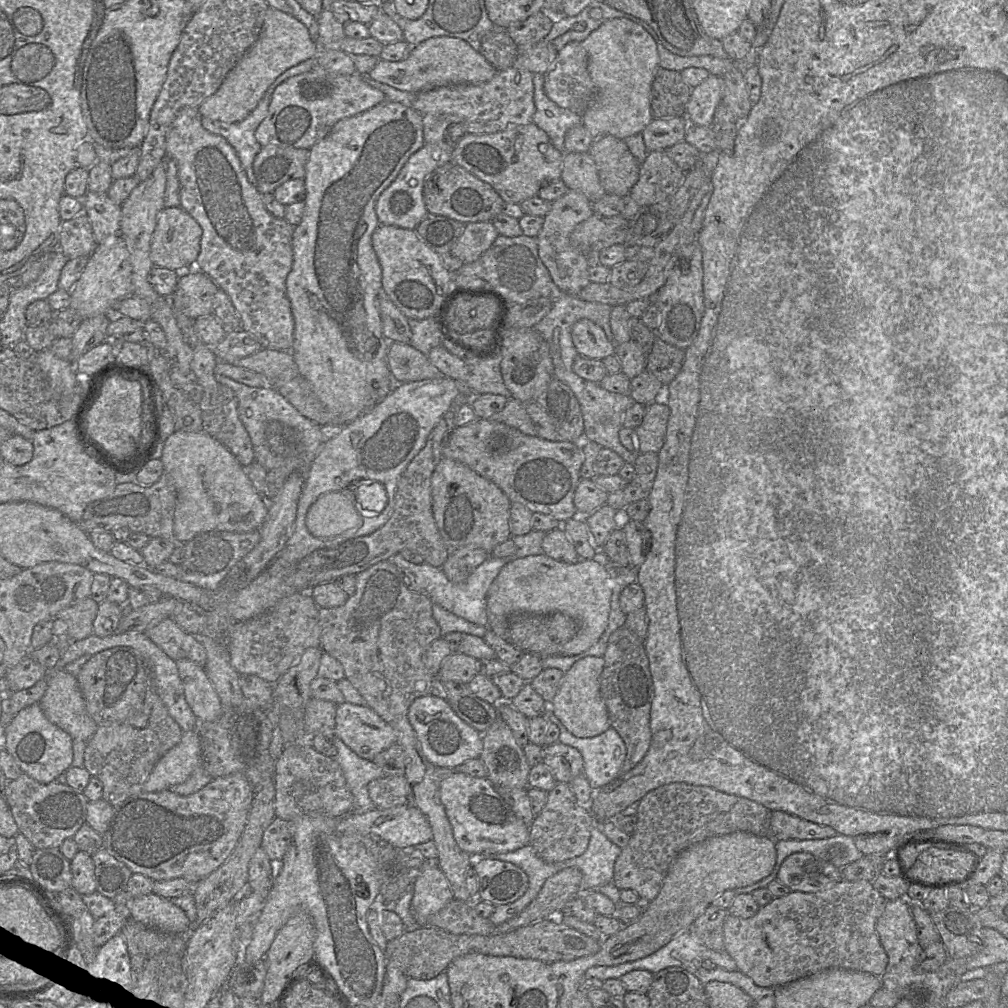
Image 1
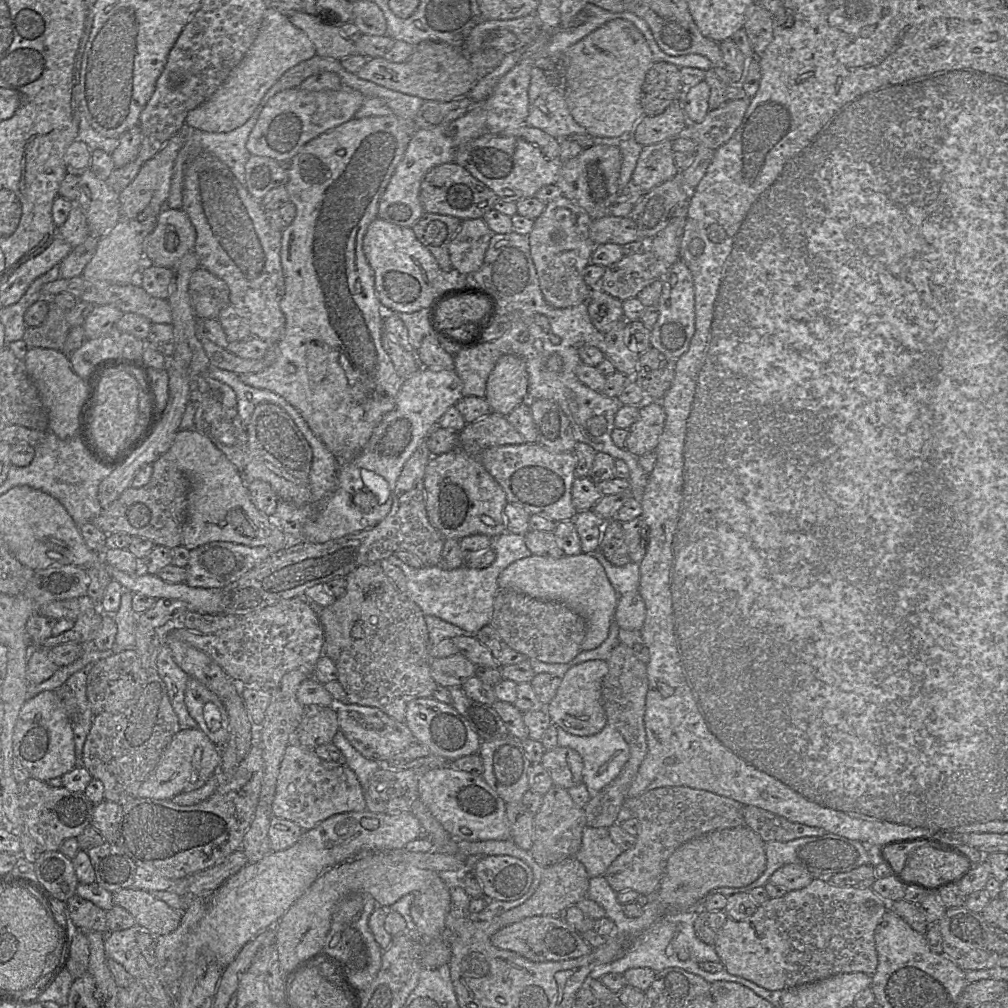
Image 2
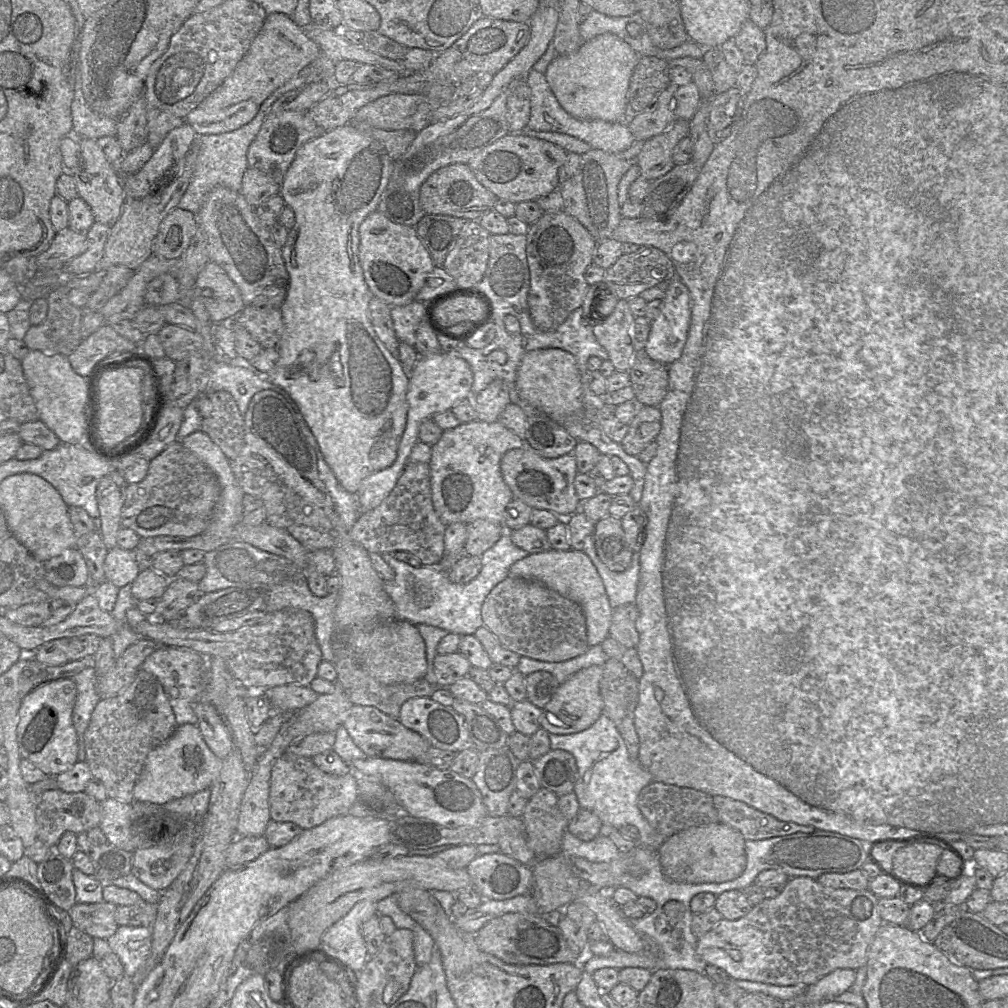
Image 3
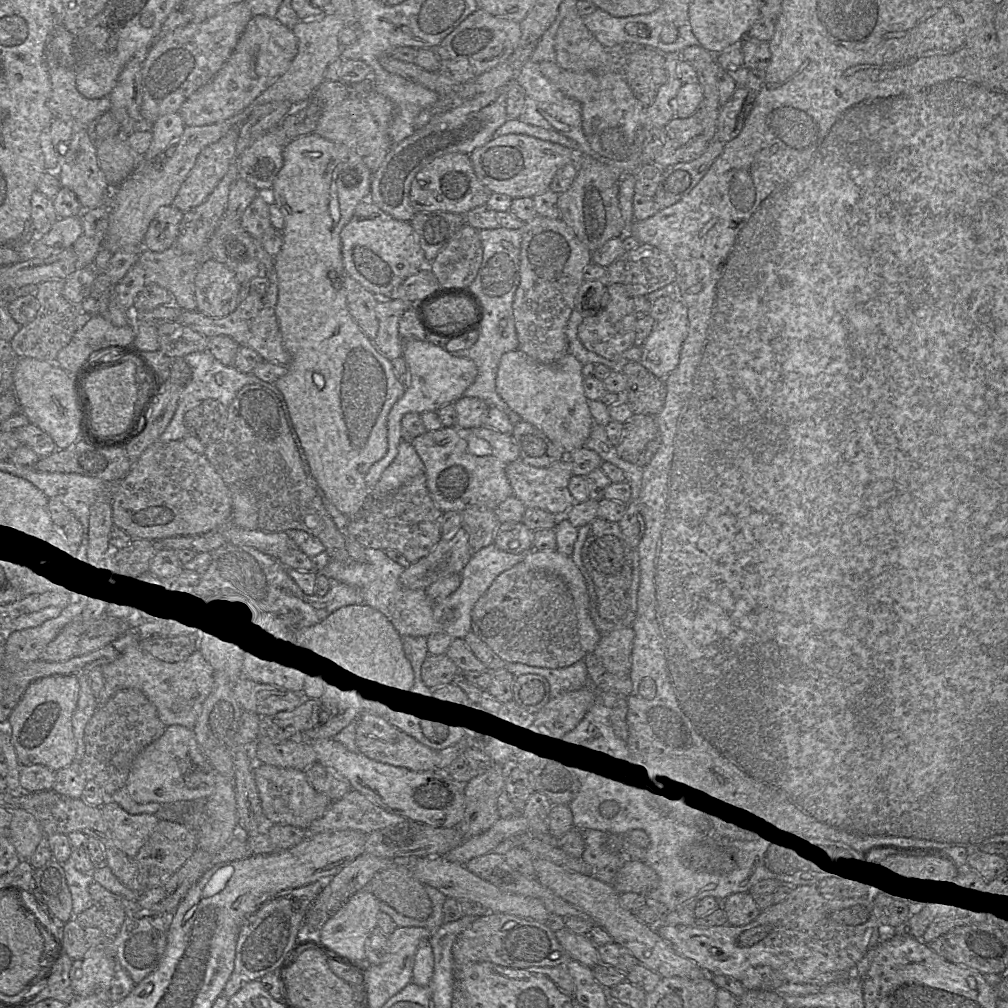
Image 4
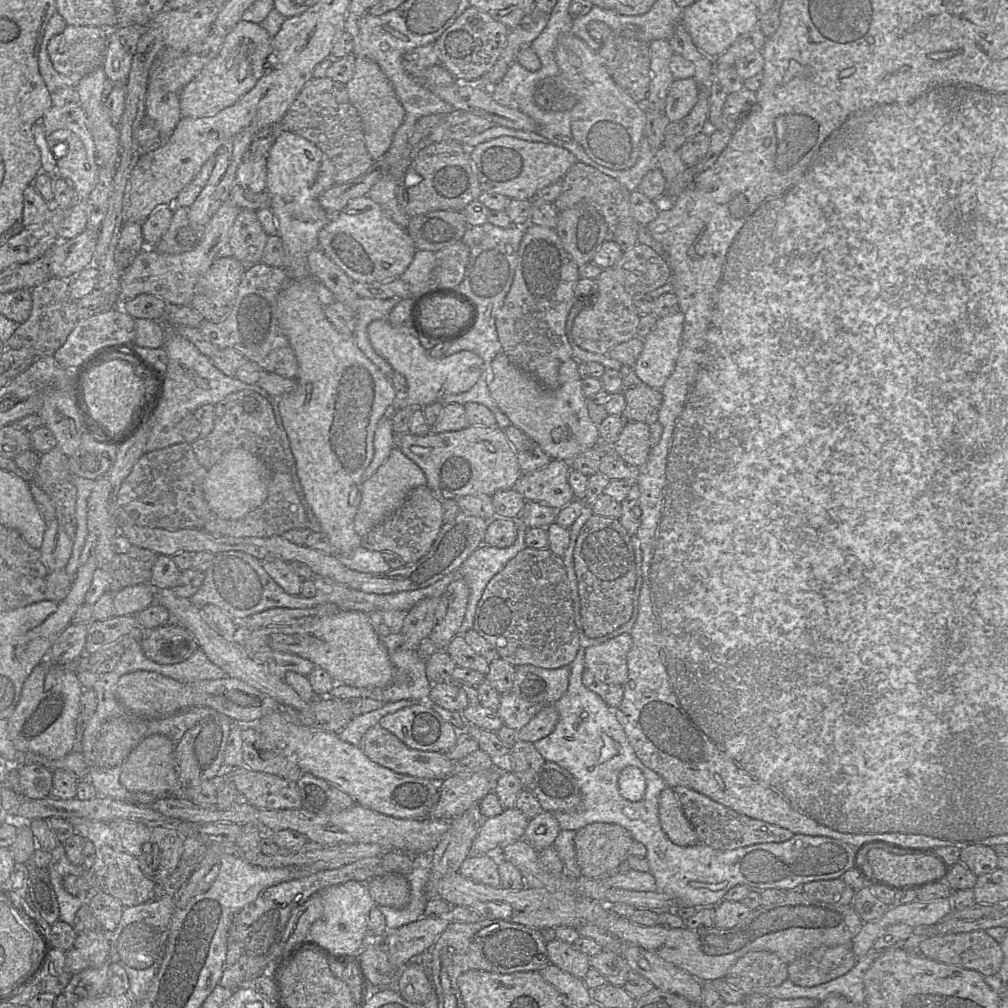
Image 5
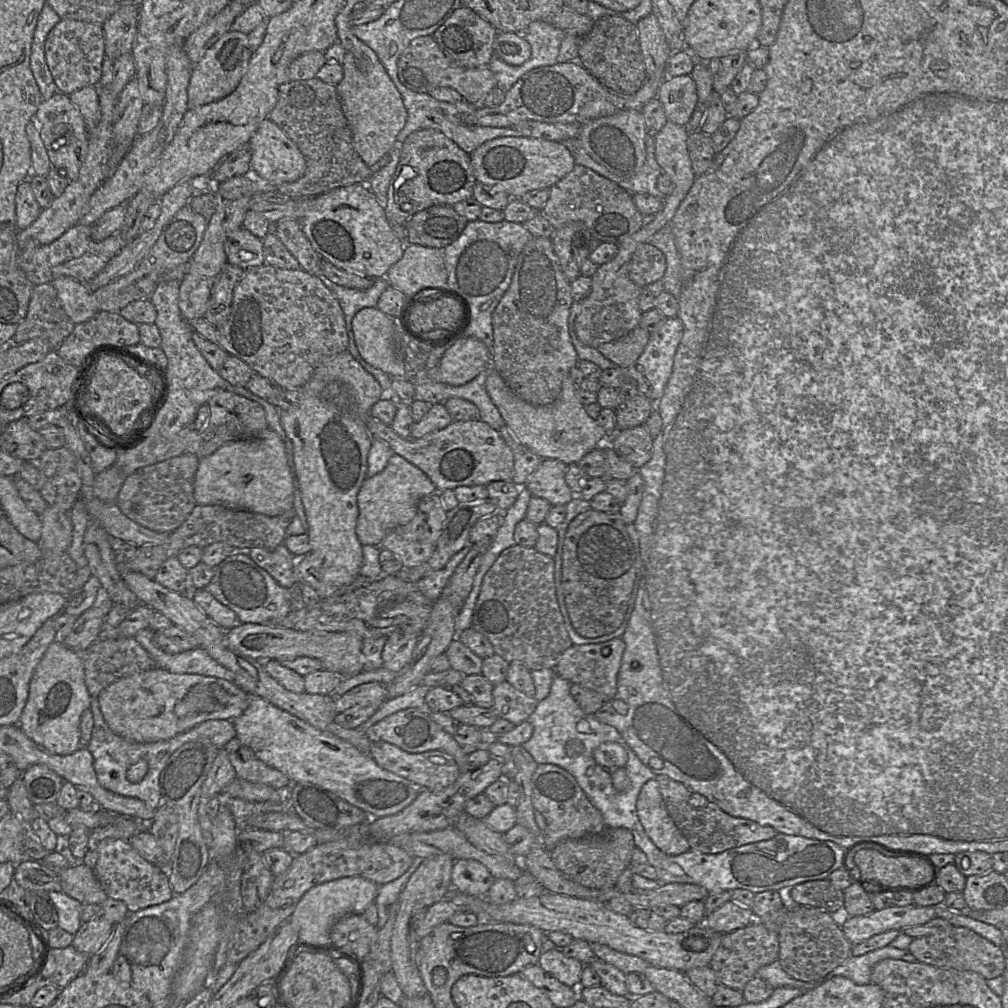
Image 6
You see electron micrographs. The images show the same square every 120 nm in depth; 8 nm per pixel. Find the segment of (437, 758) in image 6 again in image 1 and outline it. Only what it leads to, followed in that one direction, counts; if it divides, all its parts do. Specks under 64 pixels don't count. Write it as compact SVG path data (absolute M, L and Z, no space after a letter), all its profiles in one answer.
M346 701L337 705L334 734L366 760L373 760L397 741L392 726L373 709Z

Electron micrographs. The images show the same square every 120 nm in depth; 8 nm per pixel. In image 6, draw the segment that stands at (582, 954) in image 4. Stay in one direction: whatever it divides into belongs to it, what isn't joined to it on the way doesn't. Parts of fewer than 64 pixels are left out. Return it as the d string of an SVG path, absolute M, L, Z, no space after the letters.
M554 948L541 953L538 964L562 984L572 988L580 986L584 965L576 959L564 956L561 949Z

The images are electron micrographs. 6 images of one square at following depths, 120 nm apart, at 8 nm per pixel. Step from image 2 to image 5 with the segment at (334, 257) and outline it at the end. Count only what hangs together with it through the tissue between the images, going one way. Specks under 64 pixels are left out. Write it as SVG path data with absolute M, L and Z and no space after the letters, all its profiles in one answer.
M283 130L276 138L273 145L271 146L270 151L268 152L266 169L267 169L266 191L271 196L270 209L276 218L277 235L280 237L282 241L283 248L287 256L287 265L285 267L277 267L277 268L286 269L290 278L290 282L280 292L277 298L277 319L278 319L278 324L280 329L289 340L289 343L295 353L299 365L299 372L296 378L297 388L294 391L284 394L283 396L278 398L280 413L283 420L283 425L285 426L285 429L290 439L292 451L296 459L298 476L305 493L306 503L311 508L312 512L318 519L321 526L321 531L329 537L332 545L335 546L336 549L338 550L338 554L348 555L361 546L361 537L357 534L355 530L354 519L362 499L362 487L363 487L363 483L365 482L362 480L362 476L365 470L372 462L374 457L374 436L379 422L383 419L383 417L387 414L387 412L391 412L391 416L392 416L393 412L395 411L393 406L397 401L397 391L395 390L391 379L388 378L386 375L384 375L379 370L379 368L369 358L367 358L366 355L359 349L355 337L341 334L328 320L328 318L326 317L323 311L323 307L318 299L315 290L315 281L317 280L310 276L310 270L307 265L307 255L310 251L319 247L318 234L320 230L332 218L332 215L328 214L320 206L319 197L326 190L328 190L329 188L335 185L334 165L327 158L327 156L320 149L318 149L314 144L294 134L293 132L290 132L288 130Z

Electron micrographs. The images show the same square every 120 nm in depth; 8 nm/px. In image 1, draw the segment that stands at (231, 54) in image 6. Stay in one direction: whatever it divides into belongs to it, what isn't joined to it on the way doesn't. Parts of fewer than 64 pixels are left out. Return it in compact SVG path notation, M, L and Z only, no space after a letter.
M268 7L260 34L229 71L217 91L197 108L202 118L224 123L236 123L245 119L257 106L274 80L287 69L313 58L319 52L308 29L289 13Z

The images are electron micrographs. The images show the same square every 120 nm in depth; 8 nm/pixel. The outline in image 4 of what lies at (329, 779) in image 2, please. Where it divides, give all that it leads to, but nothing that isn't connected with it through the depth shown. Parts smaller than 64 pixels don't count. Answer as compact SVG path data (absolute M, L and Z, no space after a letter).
M256 764L253 775L268 825L292 825L307 830L314 820L325 814L333 802L327 795L317 792L312 787L305 771L269 764Z

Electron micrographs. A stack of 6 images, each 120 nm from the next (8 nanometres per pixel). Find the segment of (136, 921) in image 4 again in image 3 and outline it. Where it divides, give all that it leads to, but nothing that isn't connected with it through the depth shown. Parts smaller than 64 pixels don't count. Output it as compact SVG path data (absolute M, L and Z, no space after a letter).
M118 926L107 942L120 959L124 974L131 978L151 953L152 929L149 926Z

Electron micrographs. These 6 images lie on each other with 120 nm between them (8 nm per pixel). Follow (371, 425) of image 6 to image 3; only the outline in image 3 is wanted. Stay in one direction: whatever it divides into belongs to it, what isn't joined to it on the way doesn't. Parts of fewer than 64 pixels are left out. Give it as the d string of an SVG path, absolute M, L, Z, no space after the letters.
M476 420L469 423L461 423L455 428L444 431L440 440L431 447L431 459L429 462L432 502L440 520L446 526L455 522L469 524L478 519L504 524L505 509L514 498L502 477L500 462L507 451L522 447L528 447L526 441L499 421L485 422Z

